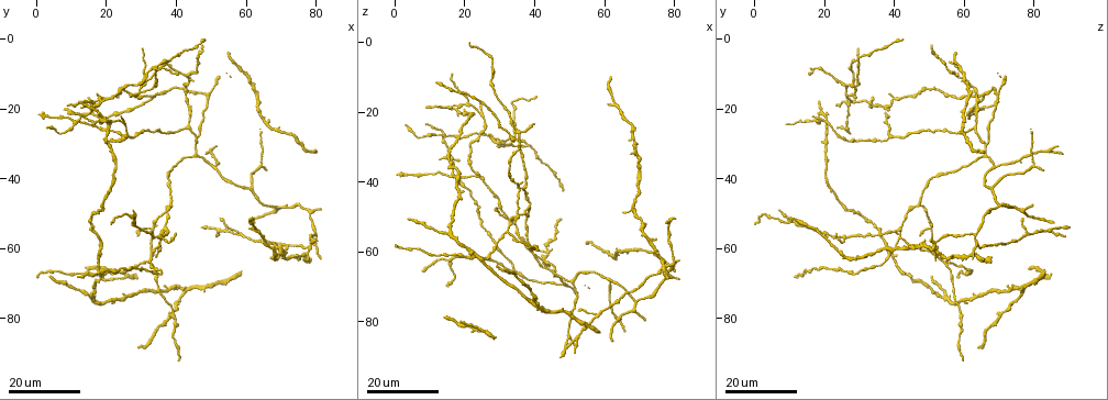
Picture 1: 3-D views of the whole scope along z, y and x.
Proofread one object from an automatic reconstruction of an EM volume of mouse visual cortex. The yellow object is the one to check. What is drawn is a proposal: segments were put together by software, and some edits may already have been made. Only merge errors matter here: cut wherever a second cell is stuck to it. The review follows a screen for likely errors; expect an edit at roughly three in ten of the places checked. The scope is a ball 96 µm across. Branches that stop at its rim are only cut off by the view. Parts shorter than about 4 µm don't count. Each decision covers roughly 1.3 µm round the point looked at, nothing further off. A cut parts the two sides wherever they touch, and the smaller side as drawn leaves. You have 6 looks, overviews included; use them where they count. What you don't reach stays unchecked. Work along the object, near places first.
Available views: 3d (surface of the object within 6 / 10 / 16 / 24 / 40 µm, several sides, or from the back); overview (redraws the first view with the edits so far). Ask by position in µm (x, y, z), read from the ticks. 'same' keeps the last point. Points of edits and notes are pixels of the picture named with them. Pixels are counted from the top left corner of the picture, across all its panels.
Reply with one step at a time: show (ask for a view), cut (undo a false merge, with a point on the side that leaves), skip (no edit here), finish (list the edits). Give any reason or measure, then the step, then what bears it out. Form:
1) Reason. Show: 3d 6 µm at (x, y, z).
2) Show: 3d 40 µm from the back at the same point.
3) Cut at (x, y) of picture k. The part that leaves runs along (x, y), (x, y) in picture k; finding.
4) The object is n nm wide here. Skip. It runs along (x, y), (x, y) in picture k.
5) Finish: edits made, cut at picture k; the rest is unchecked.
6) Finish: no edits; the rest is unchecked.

Side arm on a straight run. Show: 3d 16 µm at (38.5, 6.0, 30.0).

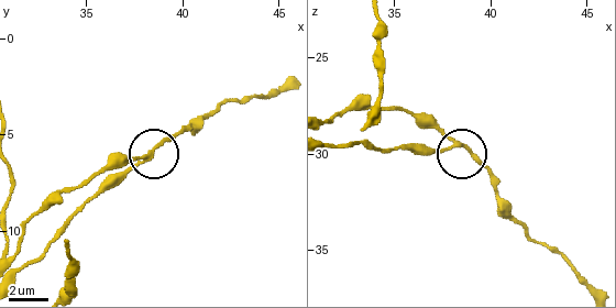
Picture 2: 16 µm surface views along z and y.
Zoom in. Show: 3d 6 µm at (38.2, 6.3, 29.6).

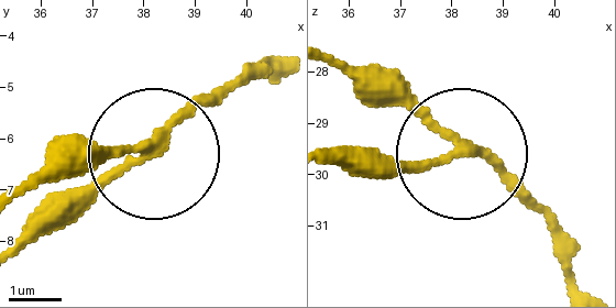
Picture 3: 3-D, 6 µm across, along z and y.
The side arm is 19 µm long. Skip. It runs along (25, 194), (162, 145), (245, 72) in picture 3; one cell here.

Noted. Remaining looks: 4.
Branch point. Show: 3d 16 µm at (33.0, 54.5, 51.0).

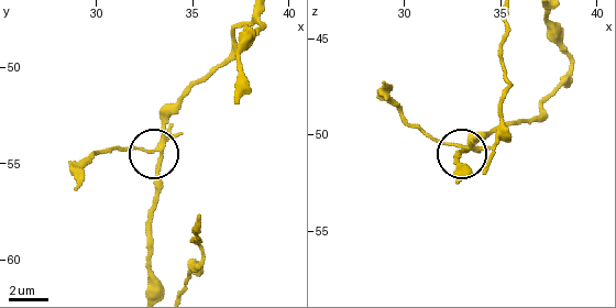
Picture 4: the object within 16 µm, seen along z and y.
Zoom in. Show: 3d 10 µm at the same point.

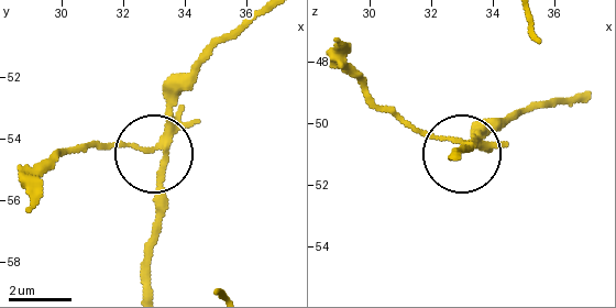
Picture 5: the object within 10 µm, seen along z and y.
3 arms meet here. Cut at (121, 141) of picture 5. A second cell is stuck on.

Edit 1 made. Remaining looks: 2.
Finish: edits made, cut at picture 5; the rest is unchecked.

